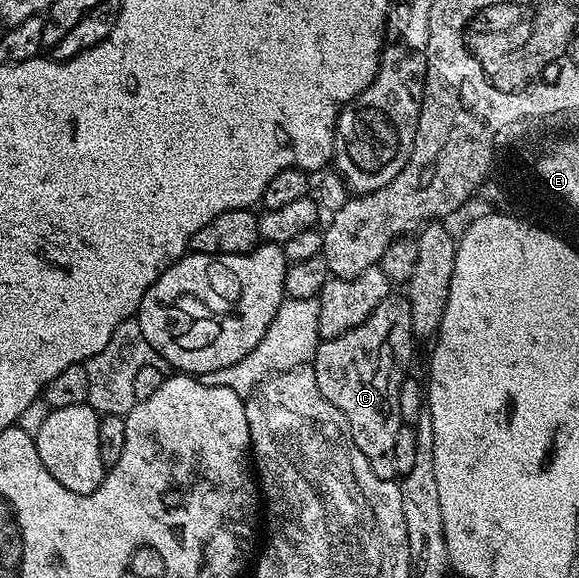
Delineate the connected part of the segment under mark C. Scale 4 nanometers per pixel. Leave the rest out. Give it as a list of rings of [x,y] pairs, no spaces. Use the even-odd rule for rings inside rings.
[[[391,293],[384,301],[380,301],[380,305],[376,305],[376,309],[372,309],[372,313],[364,322],[356,325],[356,329],[335,339],[321,340],[312,360],[316,385],[320,393],[324,393],[324,397],[332,401],[332,405],[336,405],[340,413],[344,413],[344,417],[350,422],[350,432],[356,449],[364,453],[372,473],[381,479],[393,480],[396,475],[396,433],[400,433],[404,426],[400,417],[398,398],[400,385],[407,374],[406,358],[413,353],[414,342],[416,336],[412,329],[409,298],[405,294]]]

